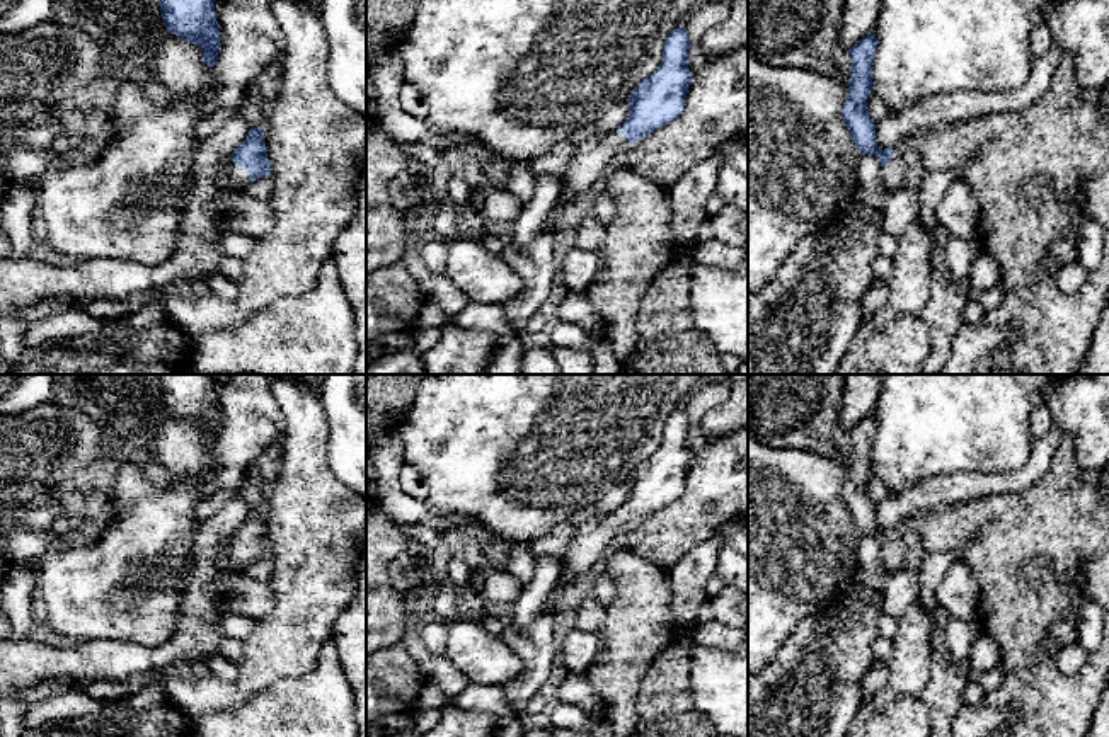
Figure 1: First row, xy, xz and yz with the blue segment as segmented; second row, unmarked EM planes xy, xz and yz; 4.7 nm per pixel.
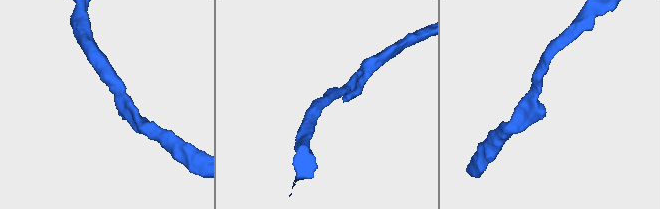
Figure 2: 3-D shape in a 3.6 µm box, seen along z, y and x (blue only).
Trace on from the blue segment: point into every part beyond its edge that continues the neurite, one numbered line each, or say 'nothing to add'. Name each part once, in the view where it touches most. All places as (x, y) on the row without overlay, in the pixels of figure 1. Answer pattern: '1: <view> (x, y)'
1: xy (237, 557)

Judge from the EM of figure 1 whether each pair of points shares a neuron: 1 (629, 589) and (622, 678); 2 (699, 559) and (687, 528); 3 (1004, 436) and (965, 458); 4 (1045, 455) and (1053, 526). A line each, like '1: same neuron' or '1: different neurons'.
1: same neuron
2: different neurons
3: same neuron
4: different neurons

